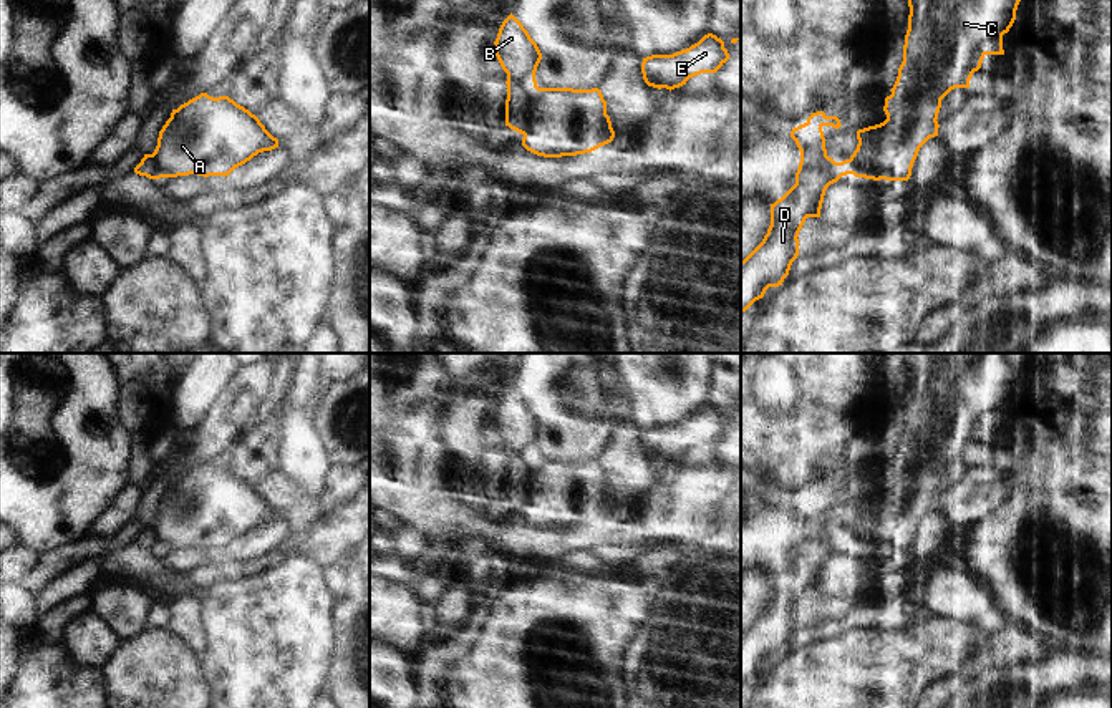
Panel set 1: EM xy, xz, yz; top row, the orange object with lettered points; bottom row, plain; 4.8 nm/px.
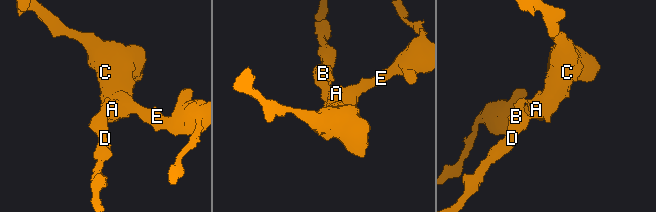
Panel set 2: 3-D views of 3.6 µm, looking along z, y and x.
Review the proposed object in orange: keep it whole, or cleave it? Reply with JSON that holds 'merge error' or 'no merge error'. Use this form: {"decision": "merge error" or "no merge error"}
{"decision": "merge error"}

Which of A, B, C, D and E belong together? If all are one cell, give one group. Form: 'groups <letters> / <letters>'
groups A C E / B D

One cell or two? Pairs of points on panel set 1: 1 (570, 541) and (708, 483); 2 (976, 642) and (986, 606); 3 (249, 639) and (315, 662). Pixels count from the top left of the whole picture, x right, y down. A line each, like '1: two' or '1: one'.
1: one
2: two
3: one

